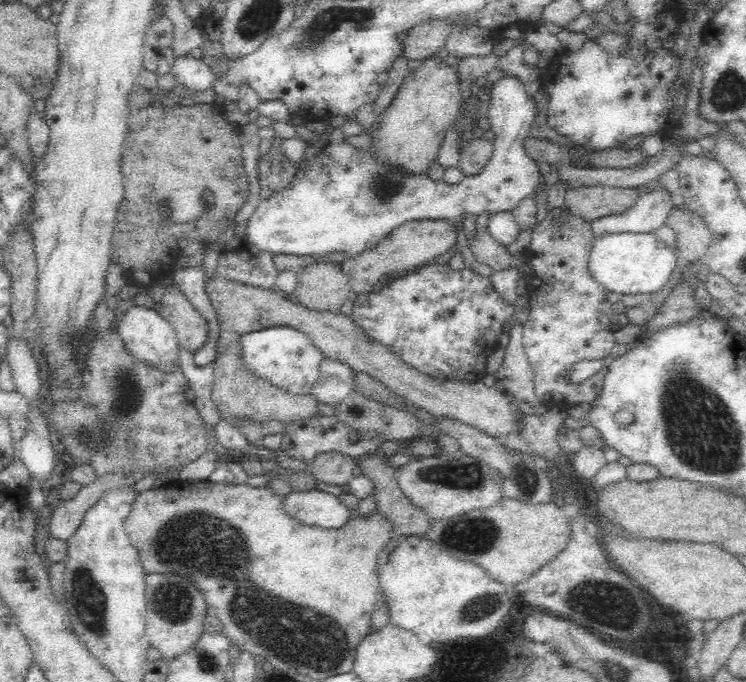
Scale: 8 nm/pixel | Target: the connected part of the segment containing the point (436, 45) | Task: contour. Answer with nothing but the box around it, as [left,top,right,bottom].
[402,20,453,63]

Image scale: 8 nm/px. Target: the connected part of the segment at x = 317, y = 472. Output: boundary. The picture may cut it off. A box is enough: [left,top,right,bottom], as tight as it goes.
[307,452,357,485]

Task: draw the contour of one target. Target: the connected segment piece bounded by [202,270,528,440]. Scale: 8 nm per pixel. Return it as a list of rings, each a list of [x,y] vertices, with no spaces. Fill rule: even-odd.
[[[218,270],[216,272],[210,278],[206,276],[206,272],[202,276],[204,290],[209,296],[212,306],[216,309],[218,318],[227,335],[241,337],[246,333],[252,333],[268,326],[280,326],[284,324],[286,326],[293,326],[294,329],[306,334],[306,337],[313,343],[313,346],[318,347],[323,352],[323,356],[340,360],[354,370],[367,372],[370,376],[378,380],[378,382],[381,382],[392,394],[403,397],[406,402],[417,408],[424,408],[426,412],[429,412],[439,420],[448,419],[456,423],[467,424],[490,436],[498,437],[500,440],[503,440],[508,434],[517,433],[521,435],[524,433],[525,418],[528,414],[524,414],[520,404],[508,394],[493,387],[487,387],[481,381],[477,381],[476,383],[458,383],[456,381],[440,381],[440,379],[424,377],[422,374],[414,372],[414,369],[402,364],[402,361],[394,357],[394,354],[390,353],[390,349],[386,348],[386,346],[374,341],[364,330],[357,328],[348,315],[344,315],[338,310],[310,308],[300,302],[295,302],[290,295],[274,287],[254,286],[248,282],[240,282],[236,278],[229,278],[228,275],[222,275],[222,272],[218,272]]]

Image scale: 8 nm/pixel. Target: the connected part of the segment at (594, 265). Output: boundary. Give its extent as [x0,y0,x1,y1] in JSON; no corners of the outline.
[587,231,677,294]

